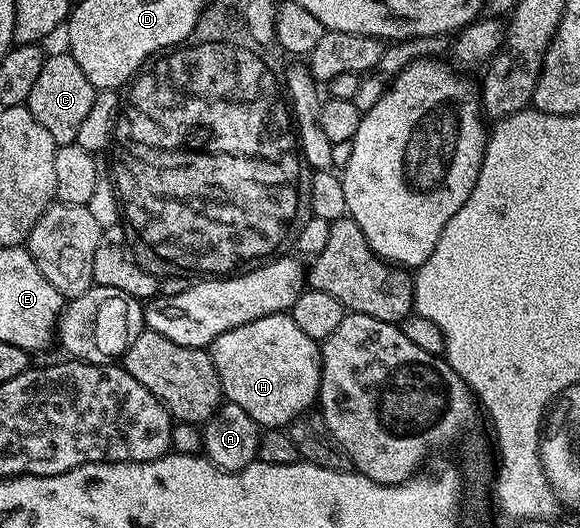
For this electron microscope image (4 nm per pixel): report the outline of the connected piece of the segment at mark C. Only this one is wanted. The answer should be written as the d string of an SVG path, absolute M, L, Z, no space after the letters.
M61 50L57 56L49 55L42 66L42 74L38 74L38 82L34 82L34 90L30 90L30 98L26 107L54 138L57 146L76 143L78 126L86 119L90 106L94 106L97 89L82 74L82 66L74 62L74 58L67 51Z

